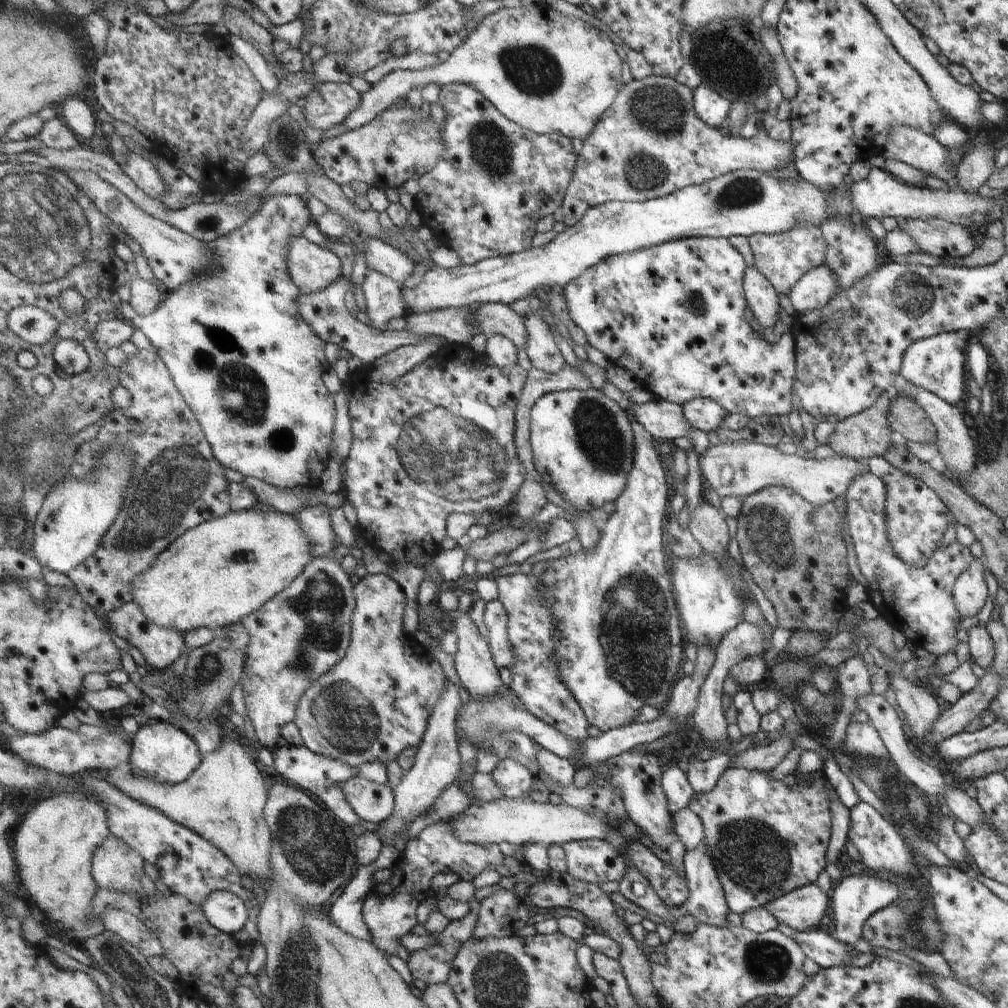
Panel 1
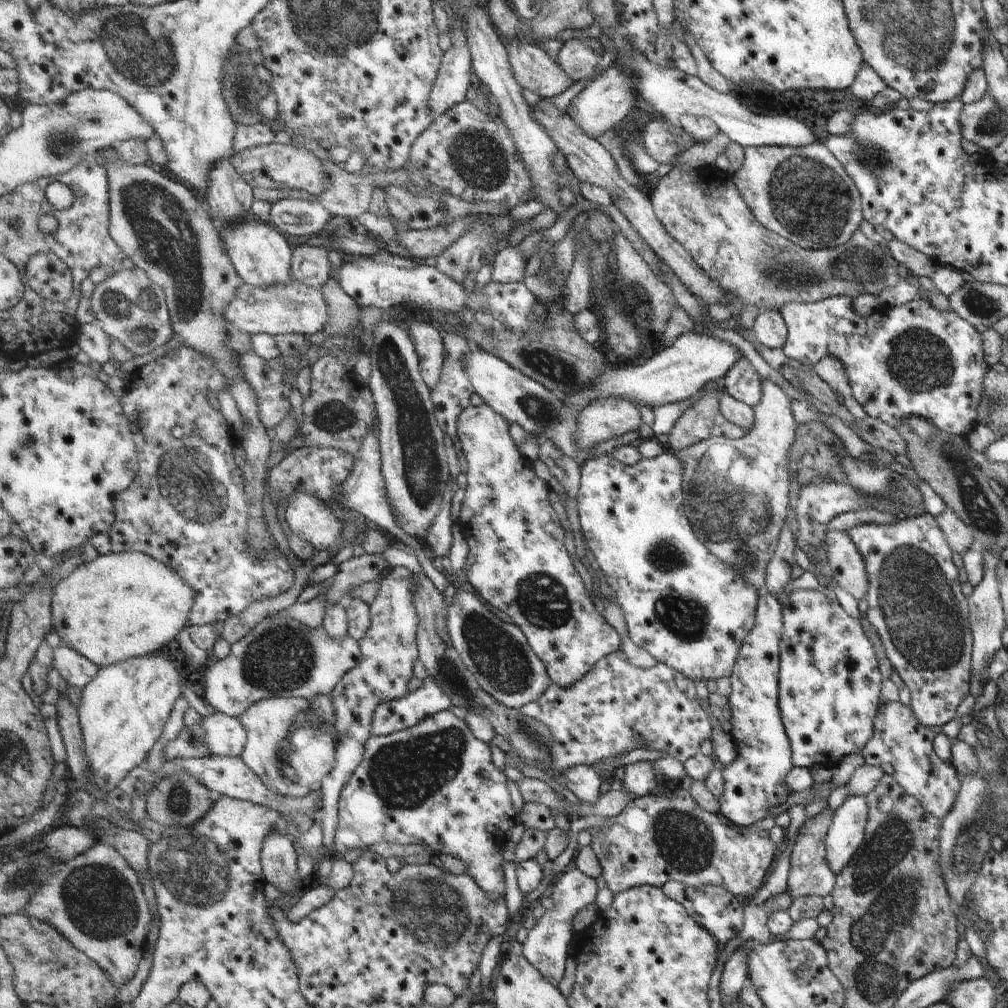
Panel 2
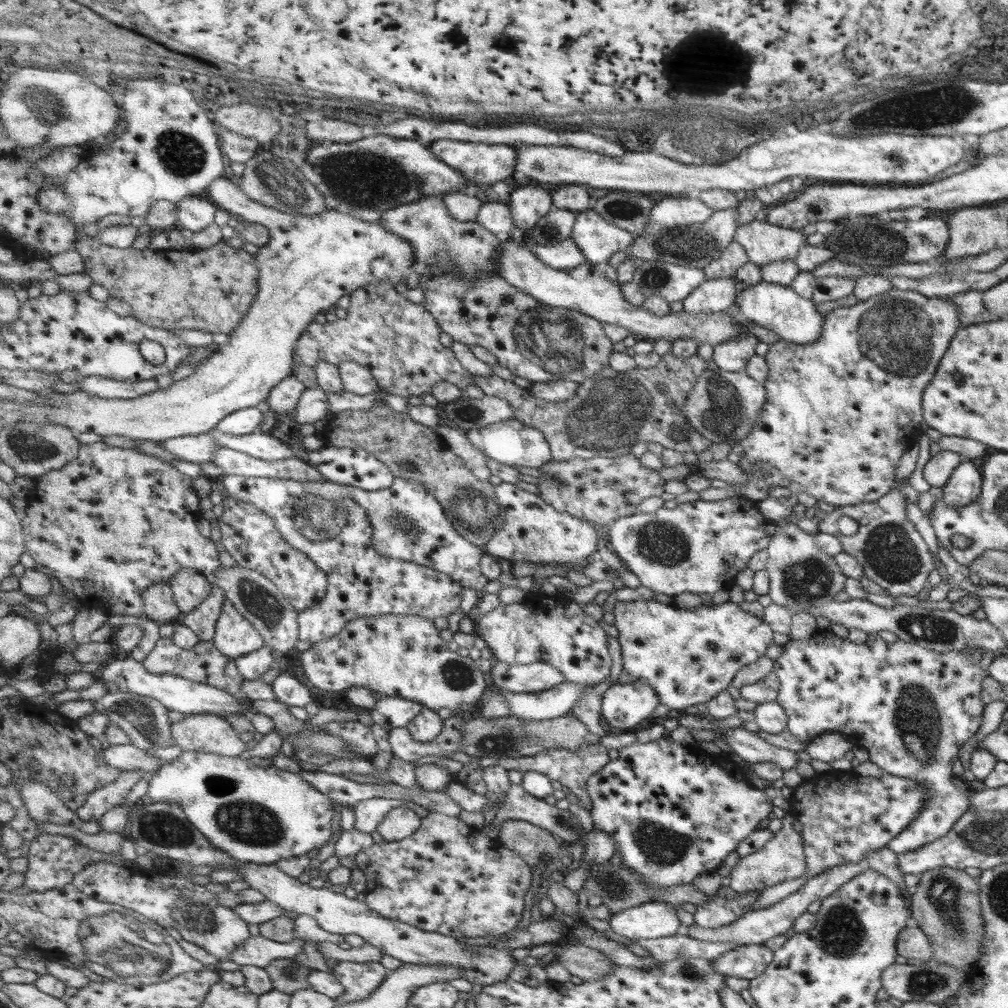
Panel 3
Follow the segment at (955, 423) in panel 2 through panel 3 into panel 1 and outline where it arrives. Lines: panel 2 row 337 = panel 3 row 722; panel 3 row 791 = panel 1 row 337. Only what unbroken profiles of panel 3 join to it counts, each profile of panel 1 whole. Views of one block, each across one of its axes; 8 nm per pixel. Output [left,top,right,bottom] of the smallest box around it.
[898,331,967,406]

